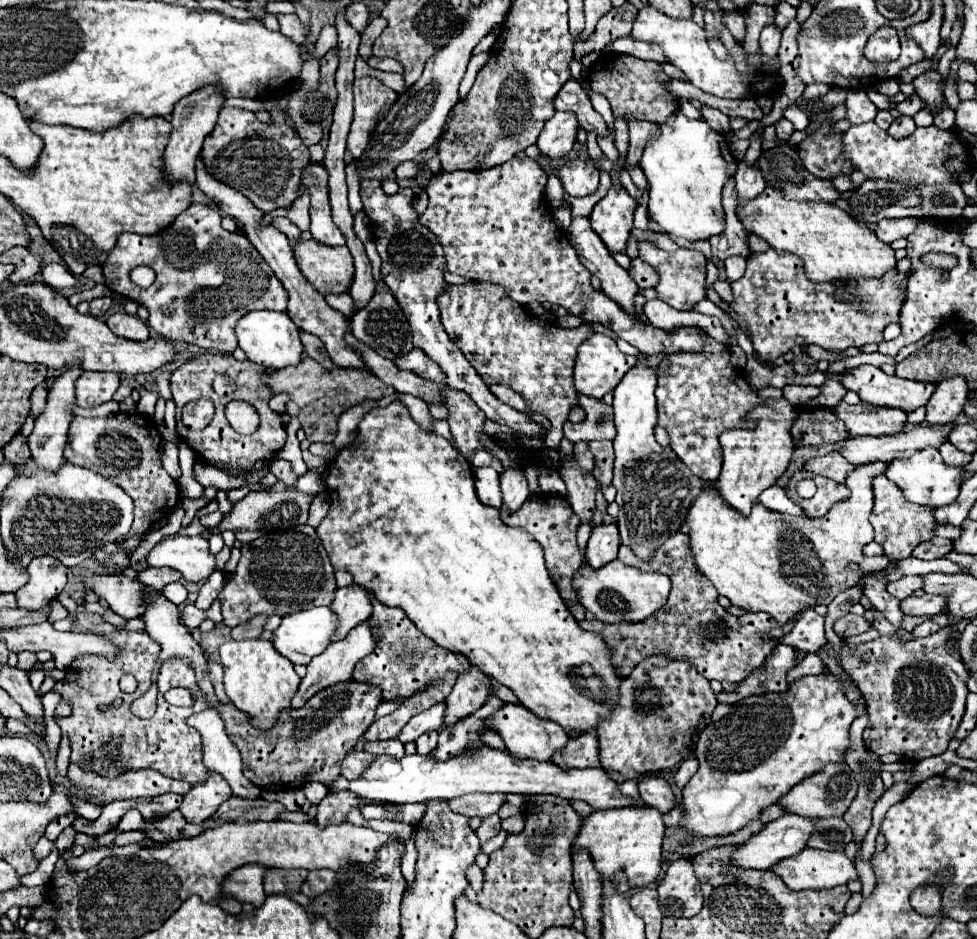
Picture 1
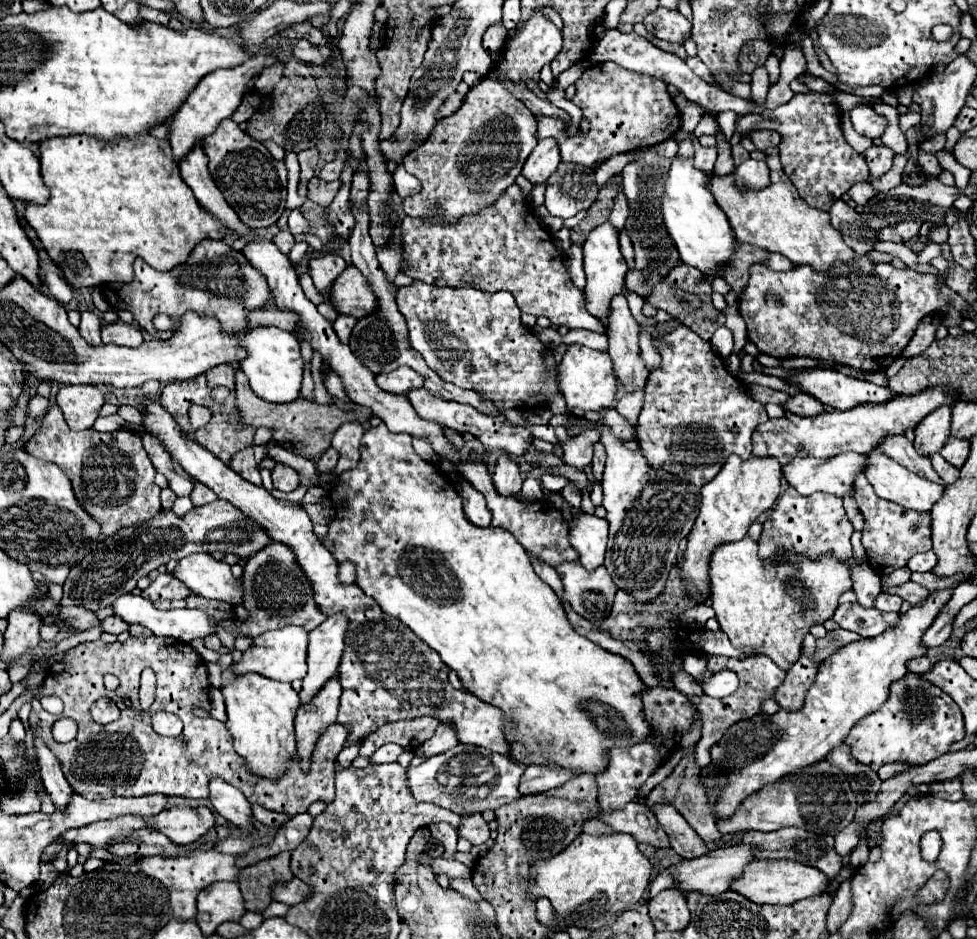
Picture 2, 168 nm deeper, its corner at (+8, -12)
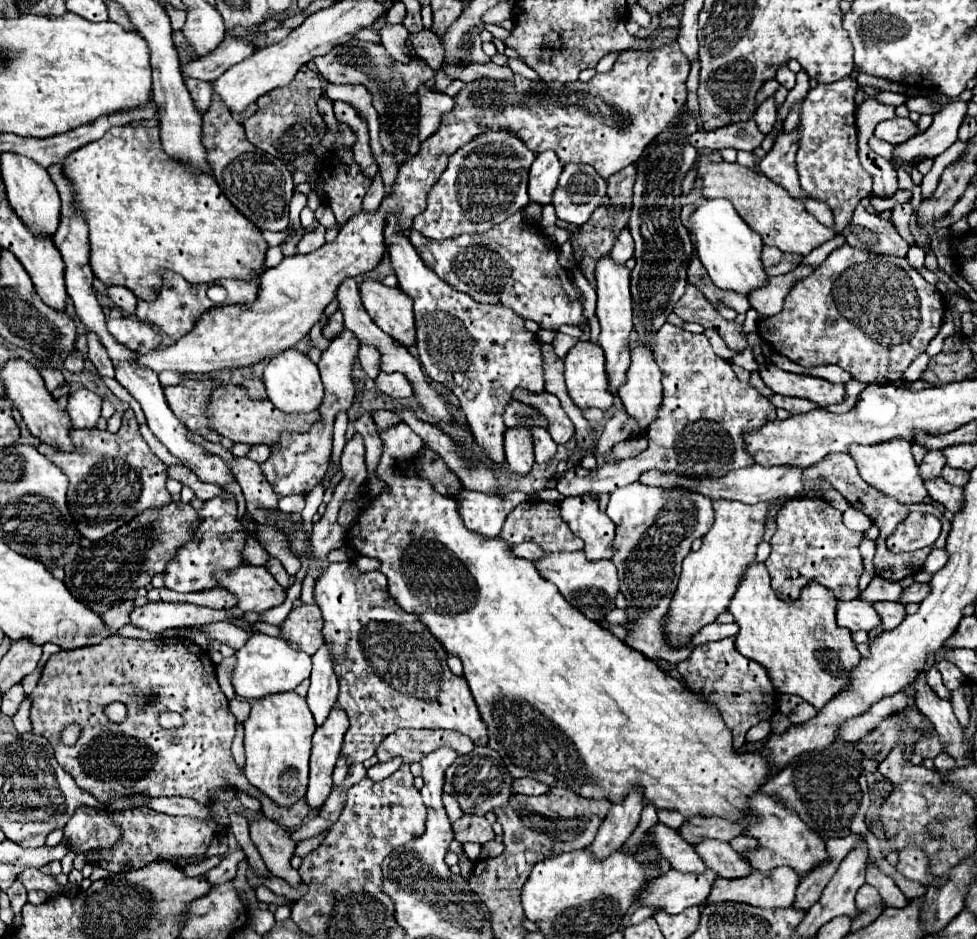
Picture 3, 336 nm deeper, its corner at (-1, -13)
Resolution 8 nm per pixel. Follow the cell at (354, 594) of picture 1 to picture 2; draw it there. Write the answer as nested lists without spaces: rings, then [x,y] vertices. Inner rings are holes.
[[[343,614],[329,616],[323,624],[319,624],[313,632],[309,632],[307,646],[307,666],[309,672],[303,678],[303,688],[299,692],[301,704],[309,704],[313,696],[337,674],[337,666],[341,662],[341,654],[345,648],[345,632],[347,618]]]

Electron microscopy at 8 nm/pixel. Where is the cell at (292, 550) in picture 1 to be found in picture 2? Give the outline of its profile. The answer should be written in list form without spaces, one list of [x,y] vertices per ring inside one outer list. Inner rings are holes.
[[[271,542],[245,562],[243,586],[249,620],[247,622],[235,620],[235,624],[249,638],[255,638],[267,630],[275,630],[281,626],[301,626],[307,632],[311,632],[325,620],[321,610],[315,606],[311,584],[307,576],[301,572],[295,554],[279,542]]]

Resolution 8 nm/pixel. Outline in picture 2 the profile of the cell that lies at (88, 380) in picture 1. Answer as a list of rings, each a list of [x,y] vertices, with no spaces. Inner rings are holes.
[[[89,384],[61,386],[57,404],[63,410],[65,422],[71,430],[87,430],[99,416],[103,406],[103,394]]]

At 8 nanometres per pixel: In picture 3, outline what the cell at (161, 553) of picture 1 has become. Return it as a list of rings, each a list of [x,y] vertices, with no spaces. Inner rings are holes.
[[[240,565],[236,569],[216,569],[214,579],[220,587],[238,599],[240,611],[266,611],[284,603],[286,589],[264,569],[254,565]]]

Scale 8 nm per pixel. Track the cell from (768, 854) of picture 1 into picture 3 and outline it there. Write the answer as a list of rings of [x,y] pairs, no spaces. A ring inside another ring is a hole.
[[[670,869],[646,885],[640,901],[642,905],[654,905],[674,915],[690,905],[704,905],[716,879],[718,873],[712,869],[702,873],[680,873]]]

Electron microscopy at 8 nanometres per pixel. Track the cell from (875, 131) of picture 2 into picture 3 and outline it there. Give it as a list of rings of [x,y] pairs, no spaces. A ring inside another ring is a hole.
[[[892,117],[892,119],[886,119],[886,121],[880,121],[876,125],[876,137],[878,139],[884,139],[892,145],[900,145],[904,143],[906,139],[914,137],[918,133],[916,129],[916,123],[912,123],[910,119],[902,119],[902,117]]]

